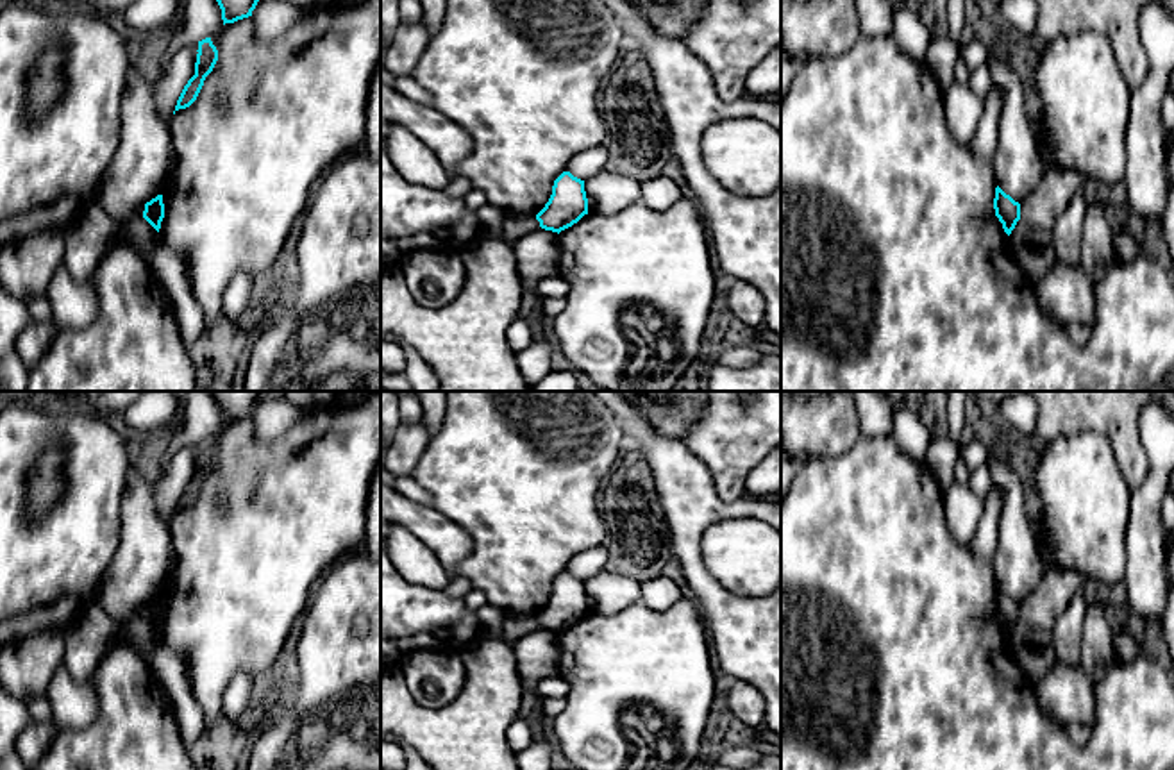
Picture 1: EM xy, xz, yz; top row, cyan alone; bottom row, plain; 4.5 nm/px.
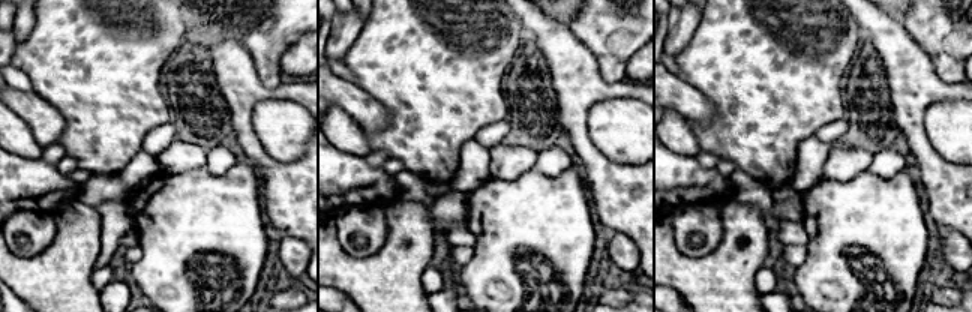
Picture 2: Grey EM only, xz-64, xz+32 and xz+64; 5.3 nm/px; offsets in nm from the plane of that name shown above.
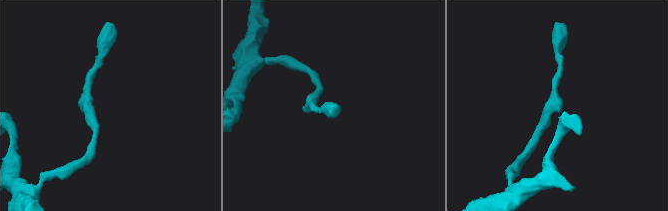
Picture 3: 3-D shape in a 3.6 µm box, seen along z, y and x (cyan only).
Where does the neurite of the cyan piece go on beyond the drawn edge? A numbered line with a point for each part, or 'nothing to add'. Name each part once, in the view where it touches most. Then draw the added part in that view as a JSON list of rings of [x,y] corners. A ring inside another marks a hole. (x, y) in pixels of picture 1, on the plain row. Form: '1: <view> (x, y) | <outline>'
nothing to add

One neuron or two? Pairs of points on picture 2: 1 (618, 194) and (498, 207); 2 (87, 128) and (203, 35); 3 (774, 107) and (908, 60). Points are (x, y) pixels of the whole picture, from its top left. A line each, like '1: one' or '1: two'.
1: two
2: two
3: two

